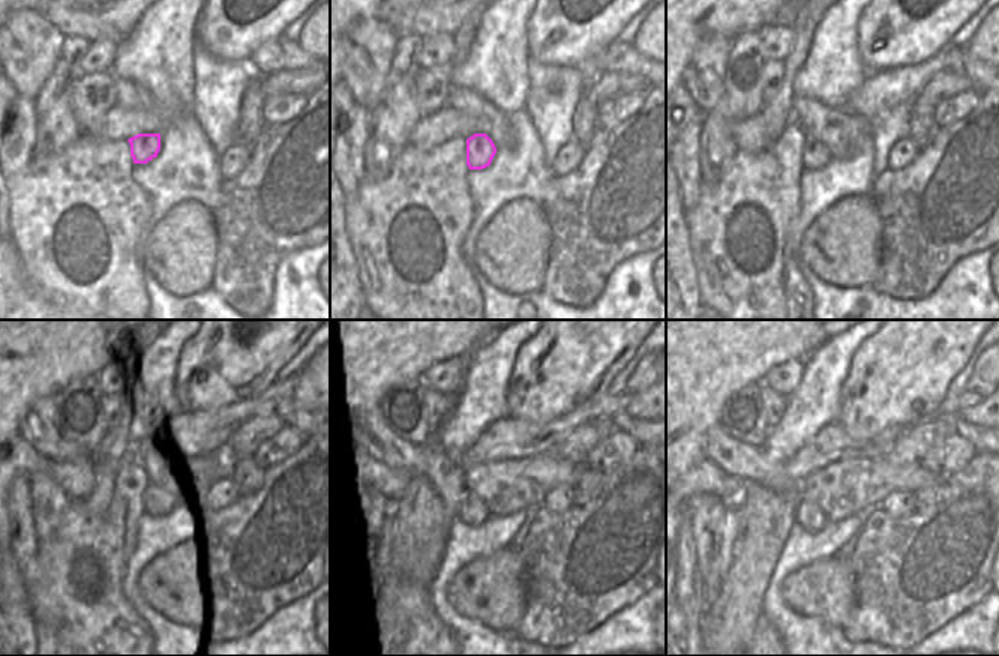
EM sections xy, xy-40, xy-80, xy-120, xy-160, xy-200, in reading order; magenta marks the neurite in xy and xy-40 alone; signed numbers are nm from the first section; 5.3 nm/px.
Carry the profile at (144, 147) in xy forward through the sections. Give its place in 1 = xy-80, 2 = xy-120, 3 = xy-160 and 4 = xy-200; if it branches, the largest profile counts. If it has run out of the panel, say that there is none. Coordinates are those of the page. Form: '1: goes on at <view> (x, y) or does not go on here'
1: goes on at xy-80 (815, 155)
2: goes on at xy-120 (140, 503)
3: goes on at xy-160 (473, 512)
4: goes on at xy-200 (809, 517)

